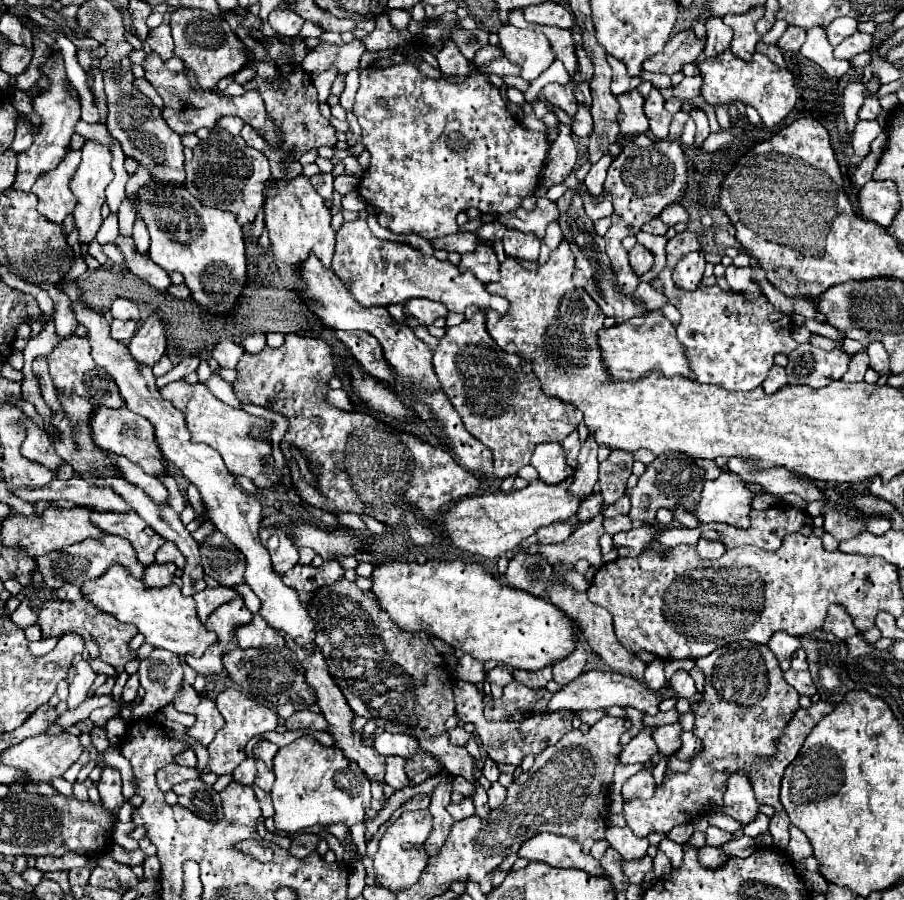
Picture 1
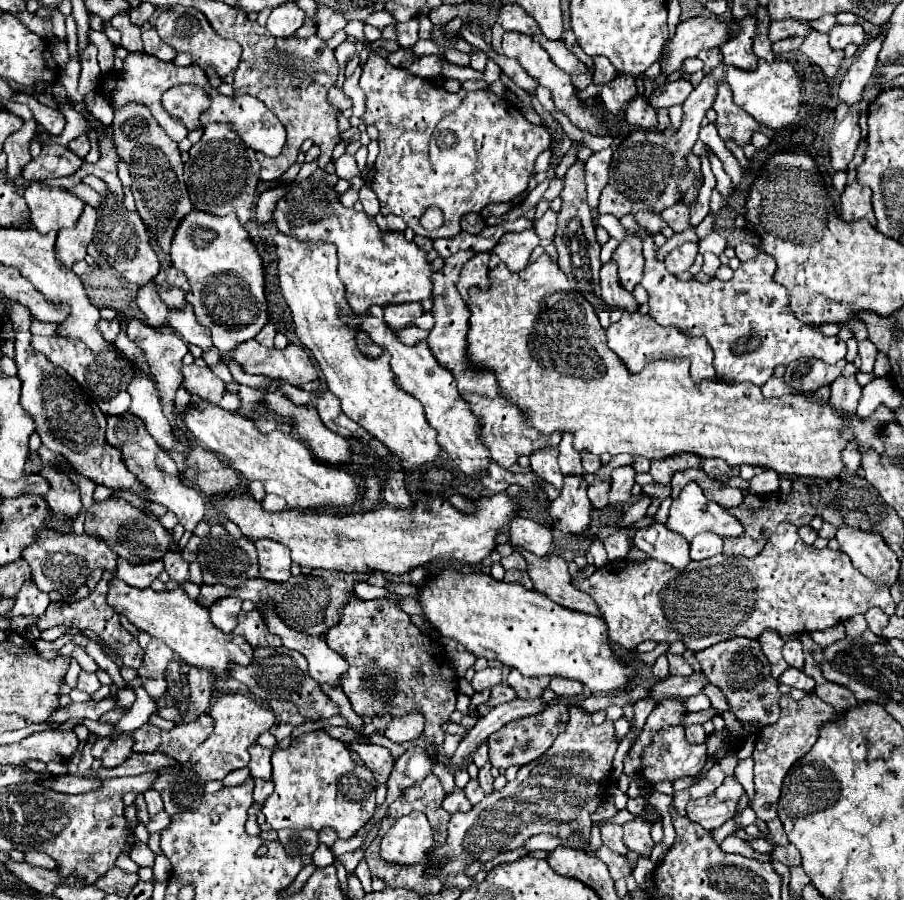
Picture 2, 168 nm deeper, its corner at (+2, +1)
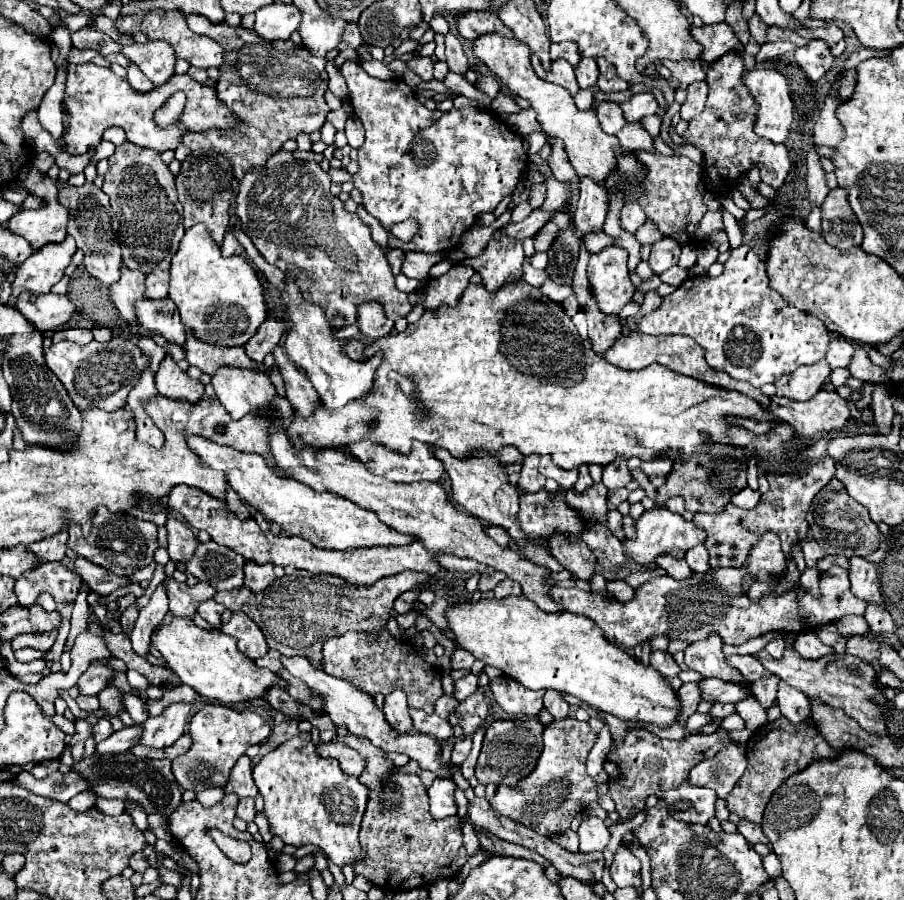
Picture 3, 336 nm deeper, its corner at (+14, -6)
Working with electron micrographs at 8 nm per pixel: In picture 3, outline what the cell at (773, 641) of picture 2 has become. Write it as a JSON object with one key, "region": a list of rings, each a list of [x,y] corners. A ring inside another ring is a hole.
{"region":[[[747,654],[747,656],[729,656],[727,664],[737,668],[741,672],[741,676],[745,680],[749,680],[749,682],[755,682],[759,678],[769,678],[771,676],[771,672],[765,670],[763,664],[755,656],[751,656],[751,654]]]}

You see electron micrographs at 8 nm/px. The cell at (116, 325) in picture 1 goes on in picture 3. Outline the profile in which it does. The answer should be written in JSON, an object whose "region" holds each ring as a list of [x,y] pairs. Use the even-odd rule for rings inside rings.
{"region":[[[61,330],[61,332],[55,332],[53,334],[53,342],[59,342],[59,340],[71,340],[75,344],[89,344],[93,340],[91,332],[89,330]]]}

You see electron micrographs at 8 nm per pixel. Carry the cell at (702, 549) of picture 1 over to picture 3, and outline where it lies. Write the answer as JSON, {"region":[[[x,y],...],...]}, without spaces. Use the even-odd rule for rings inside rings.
{"region":[[[699,544],[699,546],[695,546],[695,548],[691,548],[687,554],[685,554],[685,560],[687,560],[687,564],[691,566],[691,570],[693,572],[709,572],[709,554],[707,554],[707,548],[703,546],[703,544]]]}

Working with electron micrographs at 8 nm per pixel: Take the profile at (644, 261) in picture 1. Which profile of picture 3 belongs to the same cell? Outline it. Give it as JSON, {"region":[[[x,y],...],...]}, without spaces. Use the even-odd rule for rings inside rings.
{"region":[[[609,246],[591,256],[587,266],[593,296],[601,312],[619,314],[633,300],[635,286],[627,272],[627,250]]]}

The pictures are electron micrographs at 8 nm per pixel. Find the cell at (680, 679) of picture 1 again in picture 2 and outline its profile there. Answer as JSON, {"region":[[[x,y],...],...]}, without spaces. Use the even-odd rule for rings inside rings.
{"region":[[[667,655],[669,657],[669,669],[671,669],[671,675],[681,675],[681,677],[687,677],[689,673],[693,673],[693,667],[681,657],[681,655]]]}

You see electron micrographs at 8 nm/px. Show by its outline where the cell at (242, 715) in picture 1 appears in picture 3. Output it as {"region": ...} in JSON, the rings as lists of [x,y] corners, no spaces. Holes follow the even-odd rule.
{"region":[[[207,704],[203,706],[189,722],[189,736],[193,740],[191,748],[173,760],[173,776],[177,778],[179,786],[185,790],[201,792],[205,788],[219,788],[229,782],[229,772],[245,754],[245,750],[253,744],[261,744],[271,734],[271,724],[263,720],[259,714],[249,710],[233,710],[229,706]]]}

